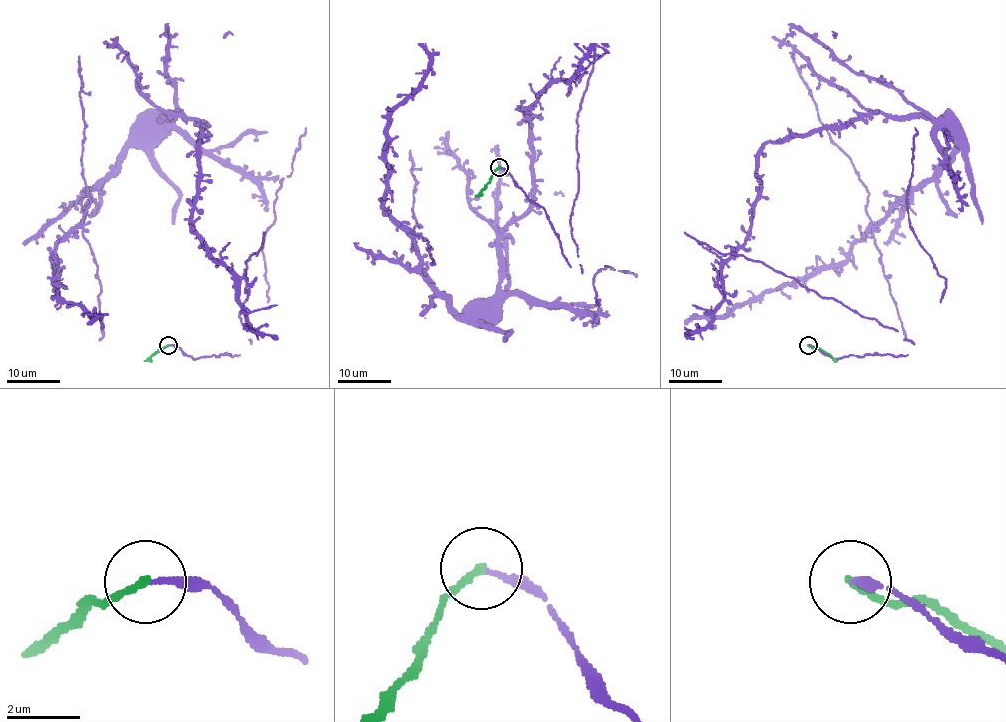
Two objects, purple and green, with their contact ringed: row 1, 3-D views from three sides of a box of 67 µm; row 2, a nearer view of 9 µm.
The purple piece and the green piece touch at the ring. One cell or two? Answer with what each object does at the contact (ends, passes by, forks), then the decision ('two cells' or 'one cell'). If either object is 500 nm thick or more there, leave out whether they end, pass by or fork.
purple ends | green ends | two cells

